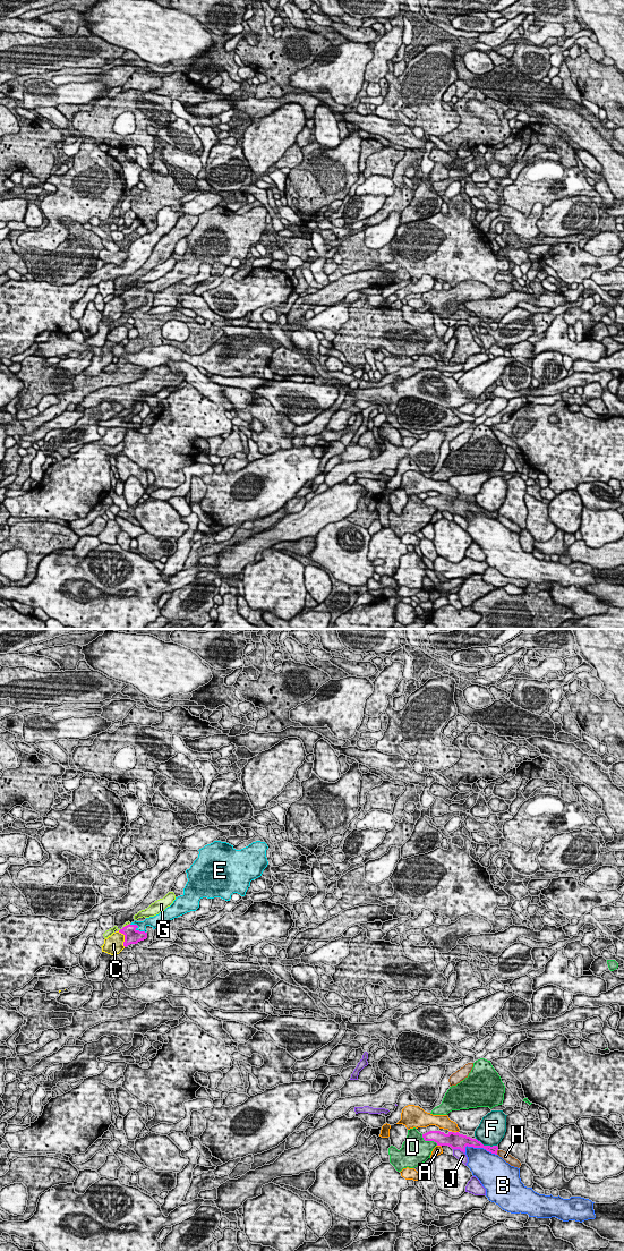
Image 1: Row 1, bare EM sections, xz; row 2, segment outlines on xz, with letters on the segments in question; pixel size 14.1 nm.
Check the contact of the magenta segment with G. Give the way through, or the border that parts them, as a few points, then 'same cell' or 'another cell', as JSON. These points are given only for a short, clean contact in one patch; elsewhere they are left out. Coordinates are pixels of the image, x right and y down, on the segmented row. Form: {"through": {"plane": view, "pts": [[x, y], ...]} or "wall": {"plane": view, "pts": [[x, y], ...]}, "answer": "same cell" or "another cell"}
{"wall": {"plane": "xz", "pts": [[129, 922], [118, 930]]}, "answer": "another cell"}

